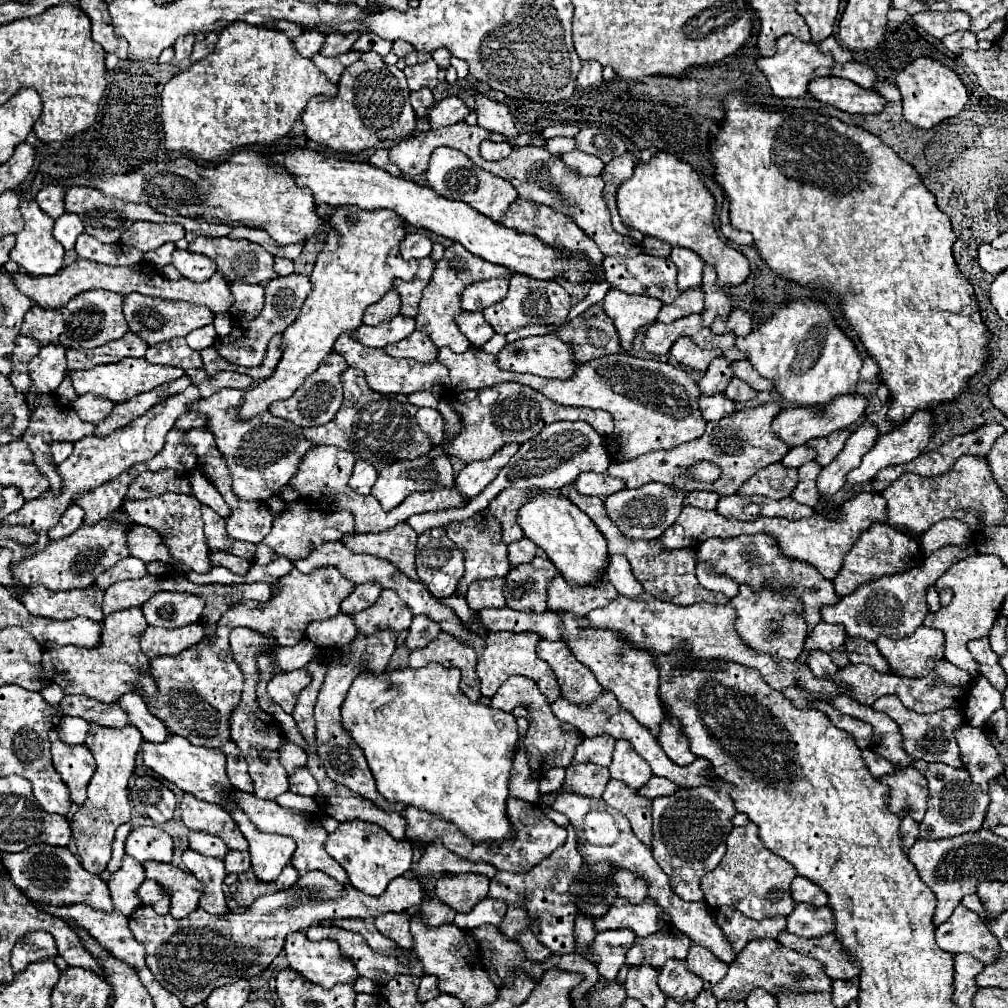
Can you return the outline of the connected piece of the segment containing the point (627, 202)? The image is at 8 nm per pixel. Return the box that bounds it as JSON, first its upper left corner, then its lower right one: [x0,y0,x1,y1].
[616,153,750,287]

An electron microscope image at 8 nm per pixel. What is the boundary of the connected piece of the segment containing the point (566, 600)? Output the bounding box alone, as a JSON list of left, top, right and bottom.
[548,577,618,615]

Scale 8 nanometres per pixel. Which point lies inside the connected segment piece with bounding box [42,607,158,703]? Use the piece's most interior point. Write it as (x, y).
(117, 665)

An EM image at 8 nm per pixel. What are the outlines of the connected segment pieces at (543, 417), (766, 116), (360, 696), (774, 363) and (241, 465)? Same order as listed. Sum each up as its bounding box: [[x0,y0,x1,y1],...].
[[442,383,614,463],[712,93,990,427],[342,663,518,843],[736,299,862,415],[188,389,312,501]]

